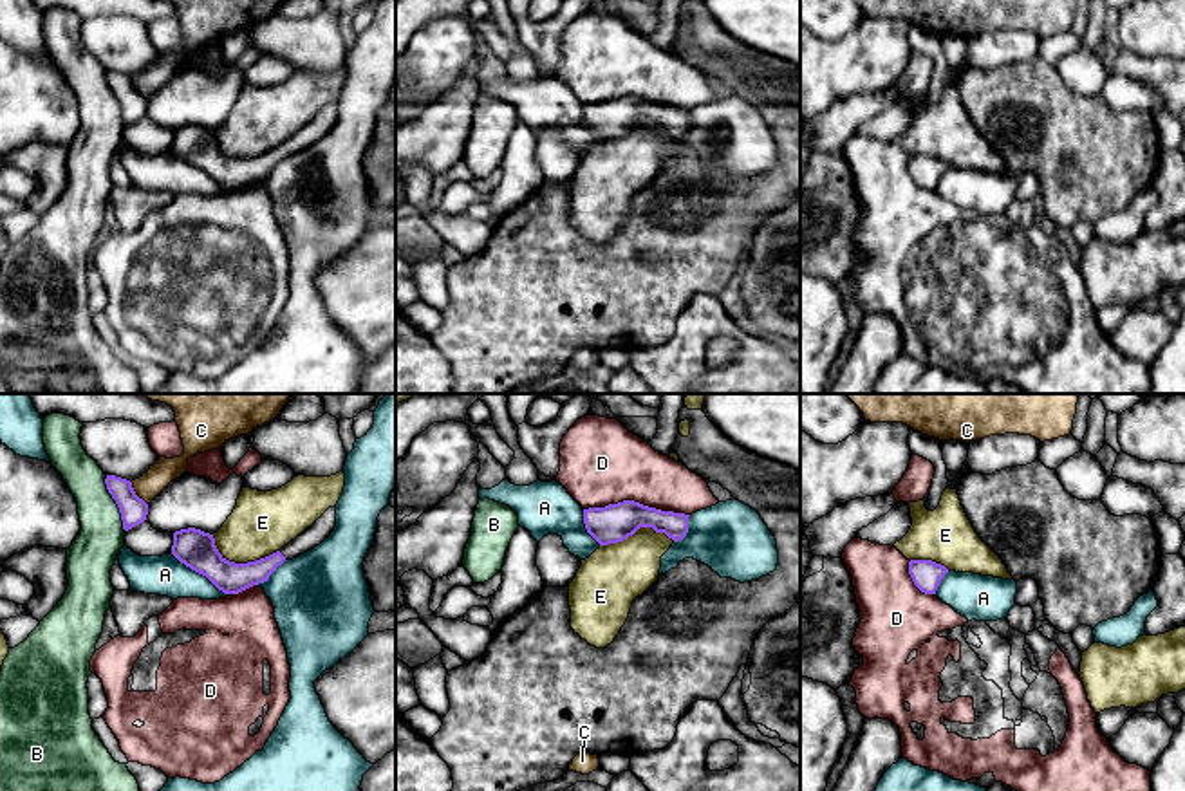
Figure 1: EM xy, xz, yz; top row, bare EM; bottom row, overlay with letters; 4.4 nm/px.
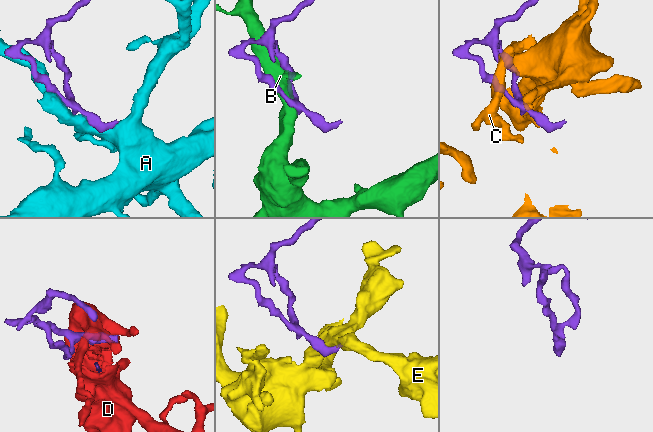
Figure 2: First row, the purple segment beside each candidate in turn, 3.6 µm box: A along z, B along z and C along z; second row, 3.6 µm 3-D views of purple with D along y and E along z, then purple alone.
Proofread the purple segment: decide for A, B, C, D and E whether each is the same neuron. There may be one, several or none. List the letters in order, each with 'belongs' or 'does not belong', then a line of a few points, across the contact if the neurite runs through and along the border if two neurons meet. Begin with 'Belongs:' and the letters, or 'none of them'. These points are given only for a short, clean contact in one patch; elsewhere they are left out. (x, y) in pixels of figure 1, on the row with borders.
Belongs: none of them
A: does not belong
B: does not belong
C: does not belong
D: does not belong
E: does not belong; line xy (212, 535), (217, 549), (235, 562), (253, 562), (279, 549)

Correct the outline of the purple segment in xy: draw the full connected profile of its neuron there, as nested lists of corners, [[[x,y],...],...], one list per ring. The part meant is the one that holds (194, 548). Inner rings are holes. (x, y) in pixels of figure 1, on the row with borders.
[[[329,507],[311,527],[280,551],[247,563],[226,560],[210,533],[195,527],[173,533],[172,554],[191,571],[206,576],[224,594],[238,594],[264,583],[285,560],[320,545],[336,527],[336,507]]]

